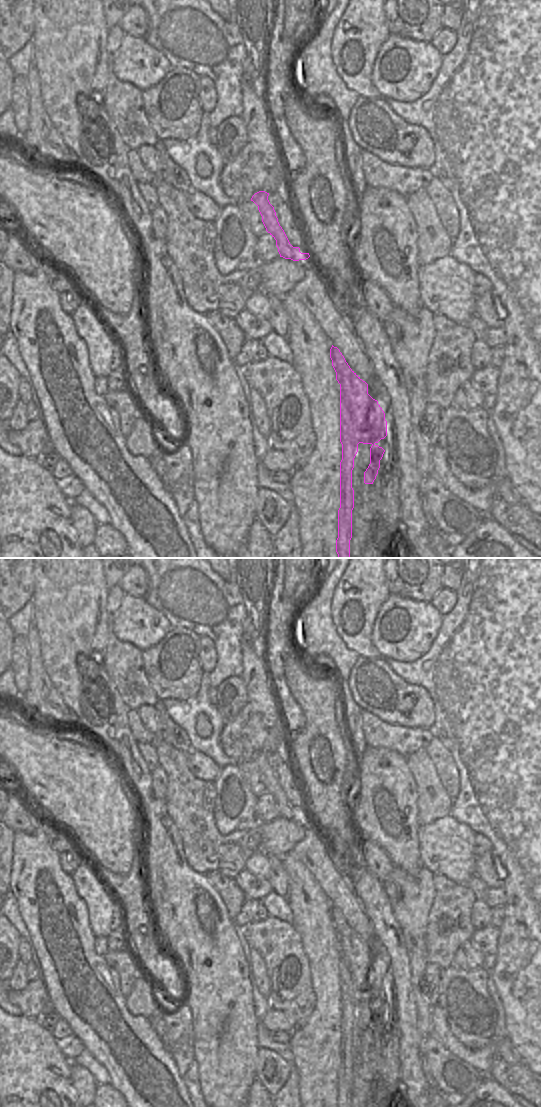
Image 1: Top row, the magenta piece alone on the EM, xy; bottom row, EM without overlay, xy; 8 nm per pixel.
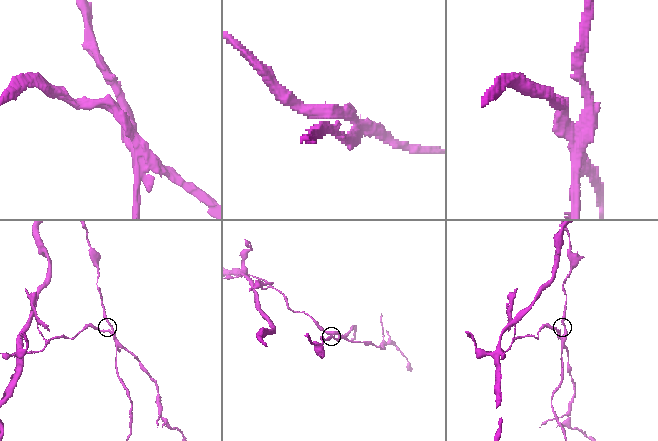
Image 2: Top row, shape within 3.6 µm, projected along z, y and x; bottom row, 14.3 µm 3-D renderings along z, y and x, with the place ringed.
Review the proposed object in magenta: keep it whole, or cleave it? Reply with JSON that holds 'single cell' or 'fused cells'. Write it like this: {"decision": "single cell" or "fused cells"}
{"decision": "fused cells"}

